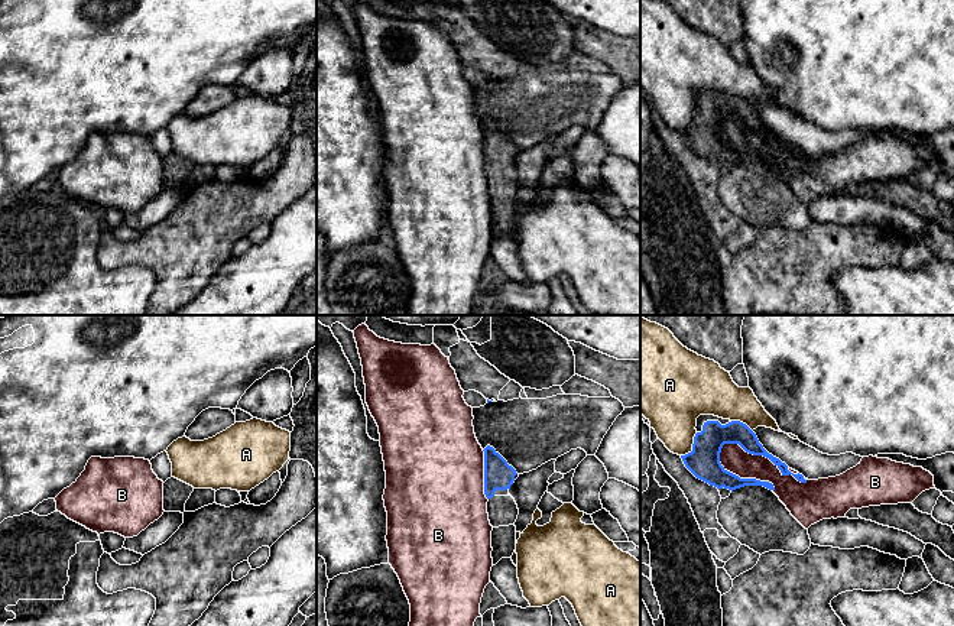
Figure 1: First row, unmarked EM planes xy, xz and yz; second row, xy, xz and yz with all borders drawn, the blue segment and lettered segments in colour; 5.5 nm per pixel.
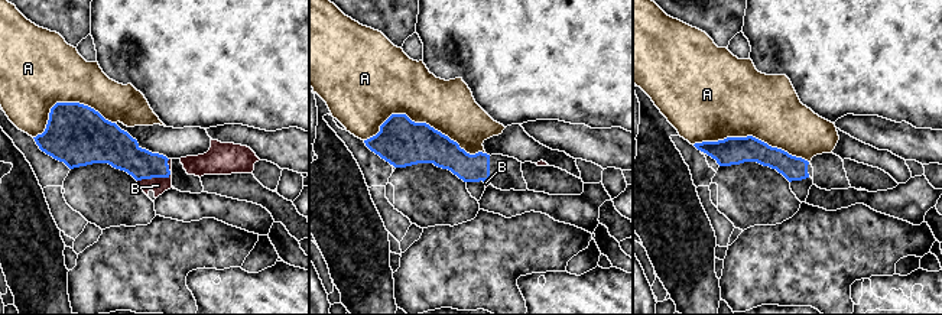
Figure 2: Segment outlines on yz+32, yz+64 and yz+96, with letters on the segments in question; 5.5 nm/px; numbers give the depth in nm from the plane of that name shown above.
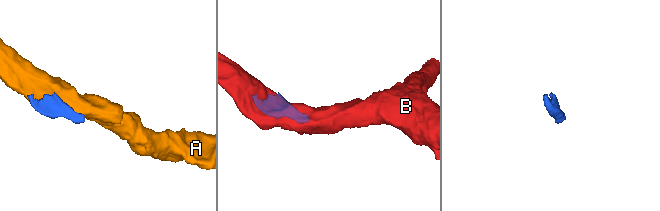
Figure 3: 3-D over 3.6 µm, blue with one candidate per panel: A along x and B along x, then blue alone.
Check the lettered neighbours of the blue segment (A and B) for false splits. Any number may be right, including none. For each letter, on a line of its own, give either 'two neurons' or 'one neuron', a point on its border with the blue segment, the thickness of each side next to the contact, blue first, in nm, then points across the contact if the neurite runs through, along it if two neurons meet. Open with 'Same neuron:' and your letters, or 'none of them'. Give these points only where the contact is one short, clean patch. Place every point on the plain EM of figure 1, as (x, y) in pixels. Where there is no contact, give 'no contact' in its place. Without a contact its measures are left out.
Same neuron: none of them
A: two neurons | yz (693, 123) | 180/300 nm
B: two neurons | yz (763, 132) | 130/150 nm

